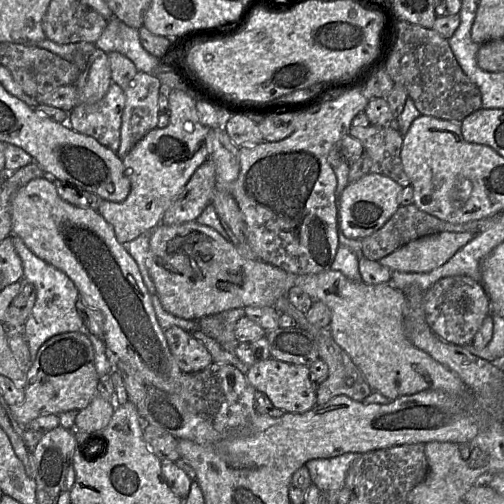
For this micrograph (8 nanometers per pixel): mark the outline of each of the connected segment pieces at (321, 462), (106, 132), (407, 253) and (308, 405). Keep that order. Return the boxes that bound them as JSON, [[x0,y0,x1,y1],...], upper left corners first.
[[305,453,361,500],[68,81,124,153],[378,232,475,273],[245,357,318,413]]

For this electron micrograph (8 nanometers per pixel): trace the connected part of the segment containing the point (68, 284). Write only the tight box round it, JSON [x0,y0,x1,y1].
[12,235,115,377]

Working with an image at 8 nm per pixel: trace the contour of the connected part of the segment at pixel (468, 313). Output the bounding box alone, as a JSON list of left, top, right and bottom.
[424,275,490,346]

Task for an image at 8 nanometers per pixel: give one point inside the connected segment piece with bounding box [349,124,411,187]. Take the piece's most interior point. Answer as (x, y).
(383, 144)

